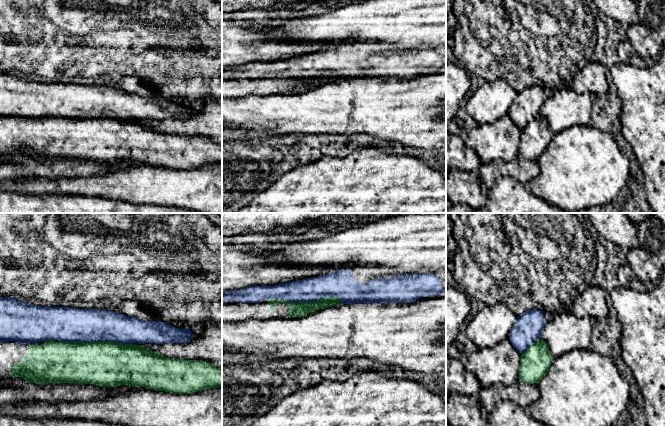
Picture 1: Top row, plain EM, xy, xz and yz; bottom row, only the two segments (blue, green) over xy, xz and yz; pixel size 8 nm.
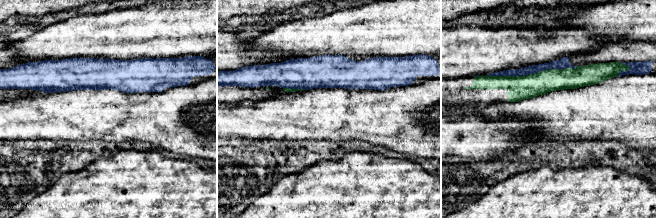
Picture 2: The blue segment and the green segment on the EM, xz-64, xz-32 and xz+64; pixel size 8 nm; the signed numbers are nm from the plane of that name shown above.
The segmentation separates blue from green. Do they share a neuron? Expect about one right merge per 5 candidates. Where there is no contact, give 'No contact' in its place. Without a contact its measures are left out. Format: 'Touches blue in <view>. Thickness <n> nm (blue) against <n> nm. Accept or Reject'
Touches blue in xz. Thickness 190 nm (blue) against 130 nm. Reject

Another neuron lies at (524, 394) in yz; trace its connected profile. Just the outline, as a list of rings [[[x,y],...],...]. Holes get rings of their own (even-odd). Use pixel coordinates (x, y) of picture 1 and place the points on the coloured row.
[[[521,379],[510,386],[490,386],[481,388],[476,399],[481,403],[484,412],[489,413],[502,400],[512,400],[528,410],[529,406],[539,398],[540,390],[537,384],[528,384]]]

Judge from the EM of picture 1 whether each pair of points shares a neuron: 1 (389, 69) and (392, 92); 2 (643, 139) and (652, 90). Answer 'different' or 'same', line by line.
1: different
2: same

